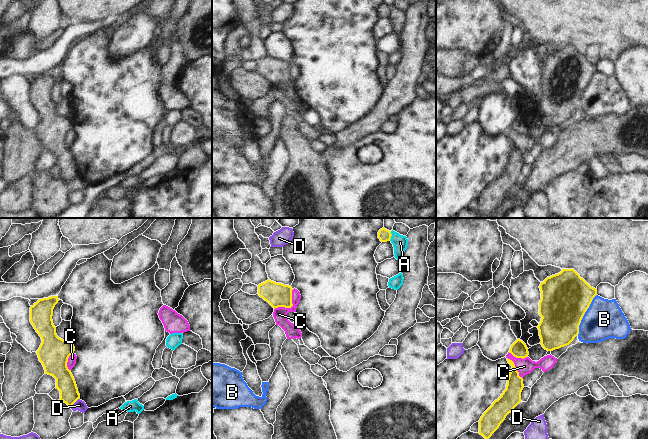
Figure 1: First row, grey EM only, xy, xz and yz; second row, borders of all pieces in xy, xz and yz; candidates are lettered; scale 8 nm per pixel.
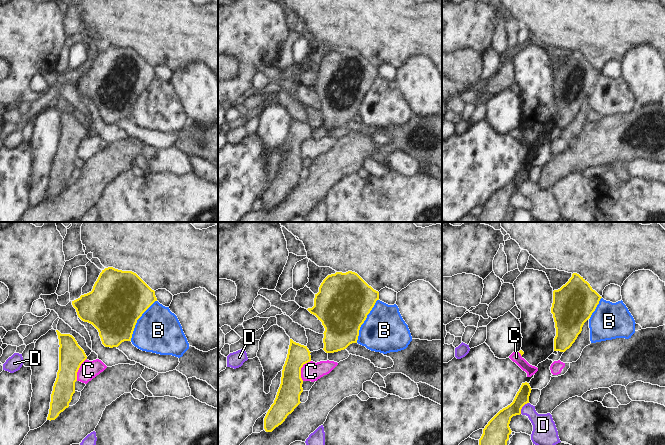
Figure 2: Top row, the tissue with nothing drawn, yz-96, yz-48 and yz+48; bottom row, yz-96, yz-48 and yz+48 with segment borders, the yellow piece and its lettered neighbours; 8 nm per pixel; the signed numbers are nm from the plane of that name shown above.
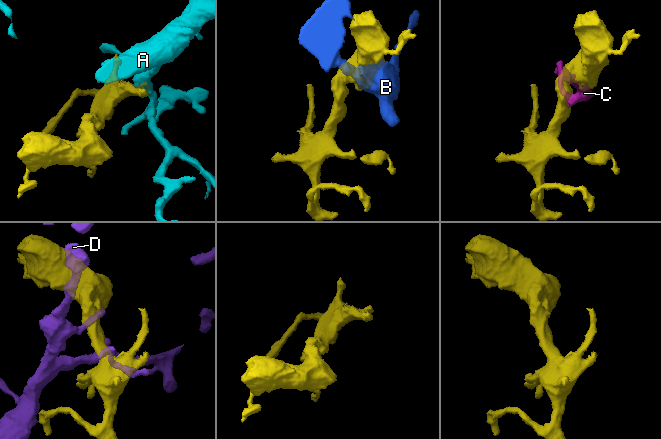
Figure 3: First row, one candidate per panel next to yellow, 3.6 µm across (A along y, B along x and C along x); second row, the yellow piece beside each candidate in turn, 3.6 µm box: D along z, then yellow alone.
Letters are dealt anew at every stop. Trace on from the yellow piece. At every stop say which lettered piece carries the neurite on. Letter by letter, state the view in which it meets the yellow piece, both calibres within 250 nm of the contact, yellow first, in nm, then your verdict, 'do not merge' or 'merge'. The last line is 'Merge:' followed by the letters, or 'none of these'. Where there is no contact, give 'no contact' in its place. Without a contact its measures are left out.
A: contact in xz; calibres 100 and 120 nm; do not merge
B: contact in yz; calibres 400 and 320 nm; do not merge
C: contact in xz; calibres 190 and 110 nm; do not merge
D: contact in xy; calibres 160 and 90 nm; do not merge
Merge: none of these

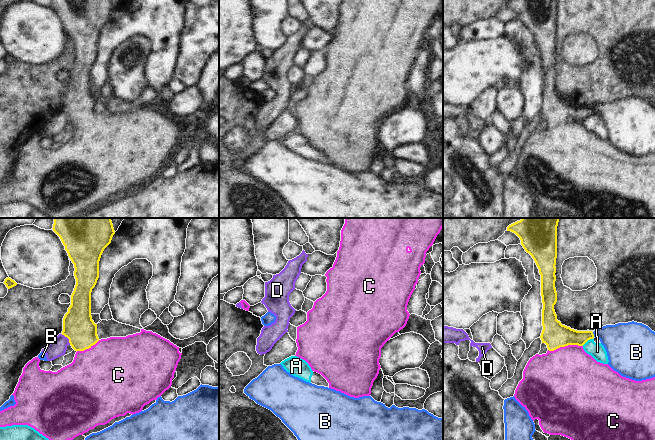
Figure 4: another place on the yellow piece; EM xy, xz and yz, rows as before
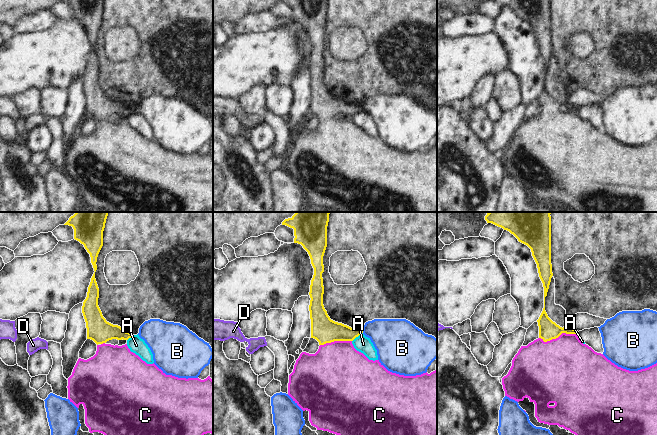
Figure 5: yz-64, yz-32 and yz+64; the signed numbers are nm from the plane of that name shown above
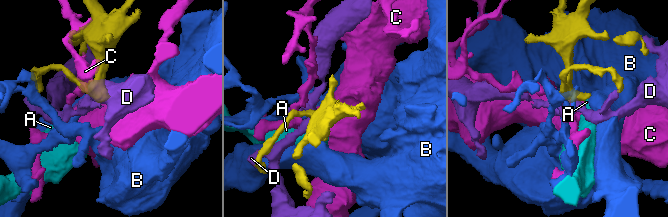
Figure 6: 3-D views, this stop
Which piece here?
A: contact in yz; calibres 190 and 120 nm; do not merge
B: contact in yz; calibres 170 and 320 nm; do not merge
C: contact in yz; calibres 200 and 480 nm; merge
D: contact in xy; calibres 260 and 150 nm; do not merge
Merge: C

